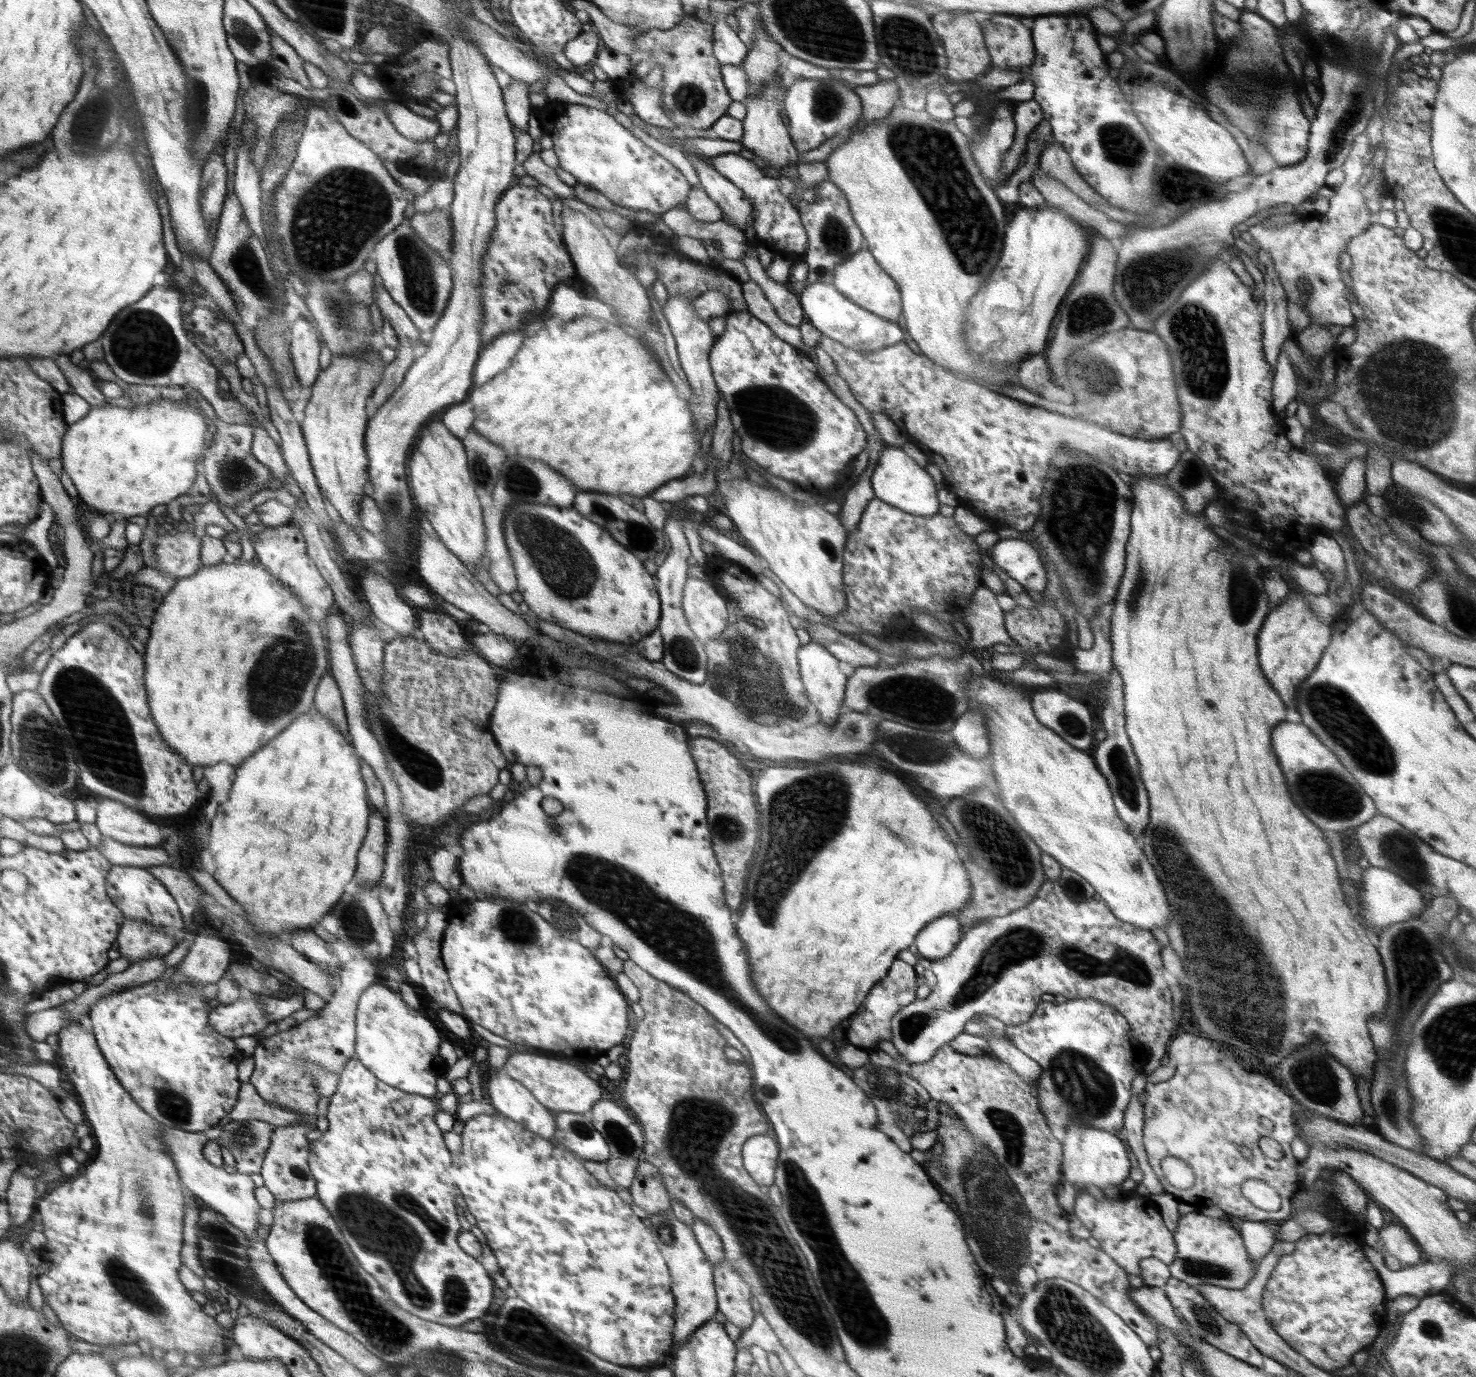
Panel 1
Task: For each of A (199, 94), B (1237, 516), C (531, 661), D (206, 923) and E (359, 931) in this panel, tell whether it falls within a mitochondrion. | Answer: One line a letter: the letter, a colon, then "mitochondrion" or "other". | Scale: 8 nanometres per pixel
A: mitochondrion
B: other
C: other
D: other
E: mitochondrion

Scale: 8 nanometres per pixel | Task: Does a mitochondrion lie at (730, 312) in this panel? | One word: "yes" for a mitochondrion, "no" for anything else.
no

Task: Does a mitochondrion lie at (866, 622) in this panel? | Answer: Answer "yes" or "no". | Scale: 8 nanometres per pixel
no

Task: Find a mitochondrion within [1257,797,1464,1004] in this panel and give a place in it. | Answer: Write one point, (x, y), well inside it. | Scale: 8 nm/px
(1397, 849)

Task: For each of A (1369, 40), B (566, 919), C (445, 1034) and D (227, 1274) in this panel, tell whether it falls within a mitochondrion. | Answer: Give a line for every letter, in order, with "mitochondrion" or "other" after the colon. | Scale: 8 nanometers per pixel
A: mitochondrion
B: mitochondrion
C: other
D: mitochondrion

